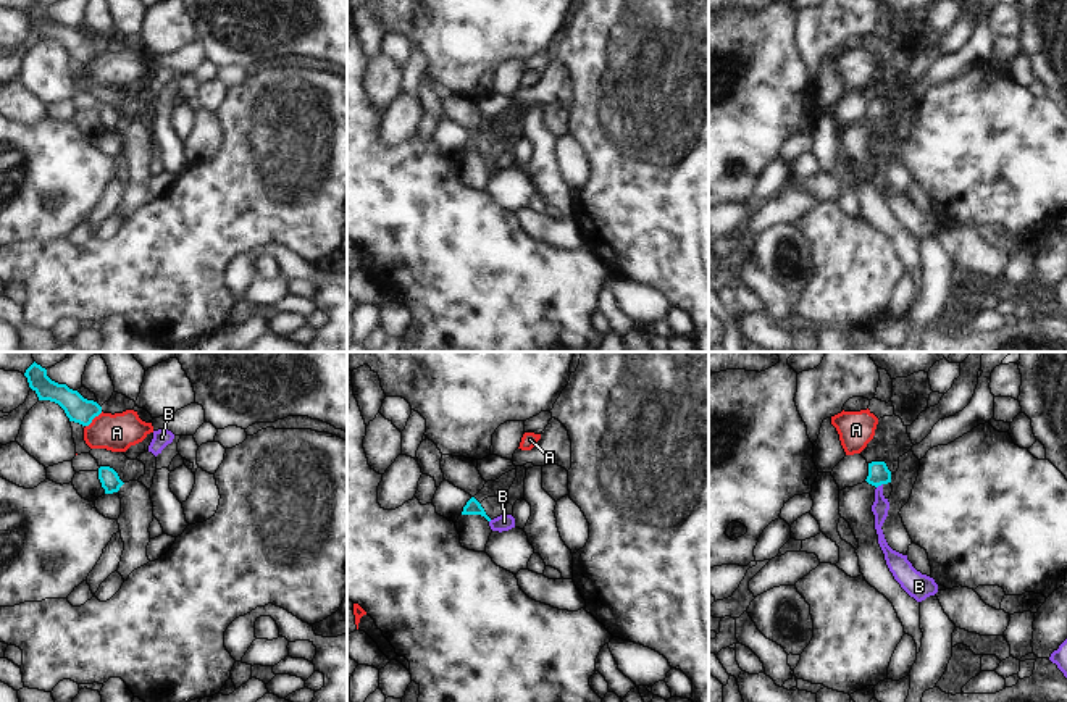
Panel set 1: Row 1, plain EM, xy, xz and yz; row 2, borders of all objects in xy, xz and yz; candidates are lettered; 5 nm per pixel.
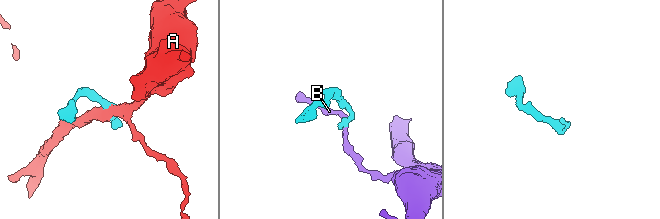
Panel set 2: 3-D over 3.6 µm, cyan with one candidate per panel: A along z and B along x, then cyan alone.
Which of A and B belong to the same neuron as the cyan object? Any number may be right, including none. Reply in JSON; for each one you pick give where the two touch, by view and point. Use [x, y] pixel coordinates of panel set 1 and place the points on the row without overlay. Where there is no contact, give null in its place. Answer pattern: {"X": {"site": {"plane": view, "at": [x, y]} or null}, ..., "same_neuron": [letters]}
{"same_neuron": []}

